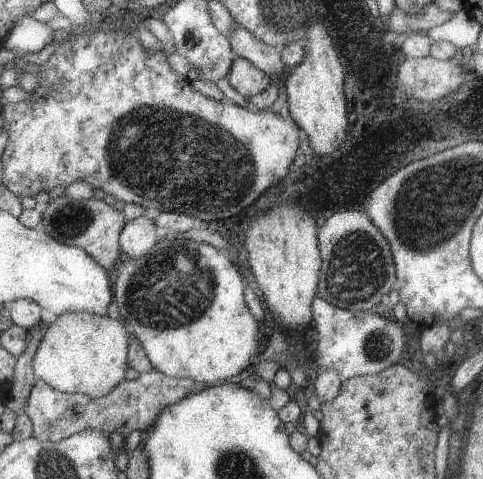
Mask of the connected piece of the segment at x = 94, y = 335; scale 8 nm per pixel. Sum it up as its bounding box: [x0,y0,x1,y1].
[33,312,131,398]

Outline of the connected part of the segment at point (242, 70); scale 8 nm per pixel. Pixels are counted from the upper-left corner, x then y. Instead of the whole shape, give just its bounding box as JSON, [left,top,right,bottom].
[229,56,271,100]

